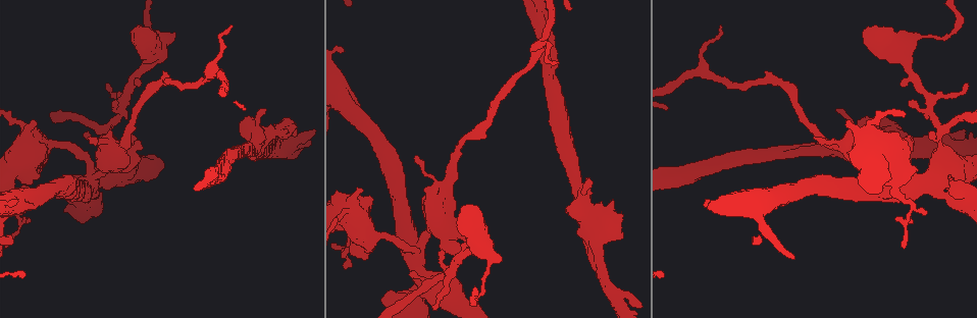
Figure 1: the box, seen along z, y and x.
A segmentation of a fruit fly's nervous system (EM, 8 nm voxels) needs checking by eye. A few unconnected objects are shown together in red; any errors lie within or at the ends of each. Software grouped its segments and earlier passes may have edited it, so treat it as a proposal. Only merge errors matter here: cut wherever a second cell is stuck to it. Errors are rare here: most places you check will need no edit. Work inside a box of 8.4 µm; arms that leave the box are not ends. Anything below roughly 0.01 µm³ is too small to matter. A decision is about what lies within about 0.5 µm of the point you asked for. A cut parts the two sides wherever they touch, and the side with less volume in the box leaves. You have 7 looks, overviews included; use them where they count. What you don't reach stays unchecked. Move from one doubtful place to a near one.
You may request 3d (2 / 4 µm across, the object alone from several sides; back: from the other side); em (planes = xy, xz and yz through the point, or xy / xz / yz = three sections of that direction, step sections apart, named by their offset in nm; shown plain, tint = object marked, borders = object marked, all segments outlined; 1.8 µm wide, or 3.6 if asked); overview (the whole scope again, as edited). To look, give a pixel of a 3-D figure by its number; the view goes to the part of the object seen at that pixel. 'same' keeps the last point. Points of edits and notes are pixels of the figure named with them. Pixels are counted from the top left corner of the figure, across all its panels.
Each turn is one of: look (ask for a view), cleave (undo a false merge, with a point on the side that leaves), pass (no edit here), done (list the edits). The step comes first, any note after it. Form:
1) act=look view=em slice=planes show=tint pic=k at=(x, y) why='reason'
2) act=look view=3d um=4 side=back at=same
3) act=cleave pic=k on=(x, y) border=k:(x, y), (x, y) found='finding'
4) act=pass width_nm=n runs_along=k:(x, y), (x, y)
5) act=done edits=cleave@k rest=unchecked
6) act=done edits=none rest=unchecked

act=look view=em um=3.6 slice=planes show=tint pic=1 at=(152, 58) why='thin arm on a thick one'

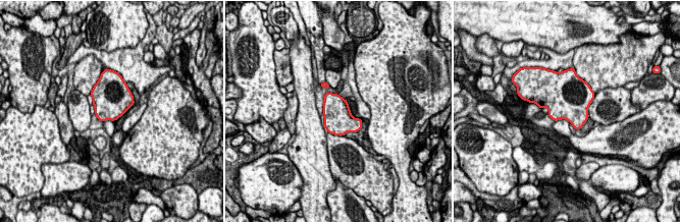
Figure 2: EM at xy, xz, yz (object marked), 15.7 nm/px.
act=pass width_nm=440 found='all the same cell'

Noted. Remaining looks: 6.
act=look view=3d um=2 pic=1 at=(959, 144) why='thick turns thin'

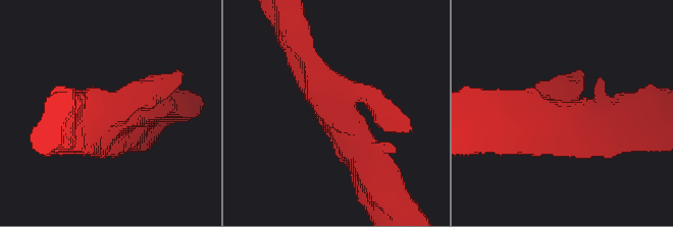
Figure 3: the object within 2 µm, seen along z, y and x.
act=look view=em slice=xy step=16 show=tint pic=3 at=(336, 111) why='now the EM'

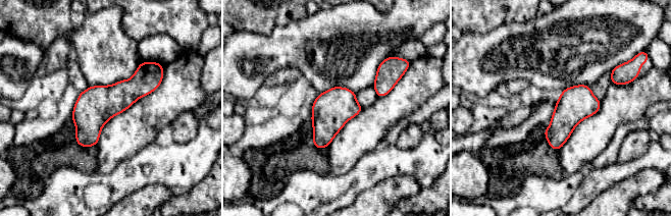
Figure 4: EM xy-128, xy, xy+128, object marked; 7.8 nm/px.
act=look view=em slice=planes show=tint at=same

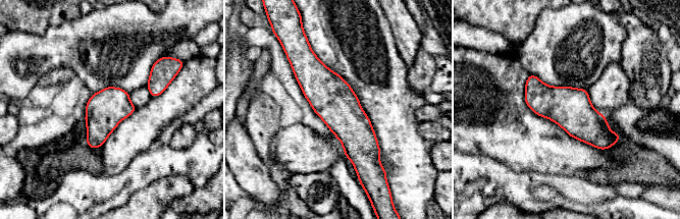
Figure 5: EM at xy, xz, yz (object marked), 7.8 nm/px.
act=pass width_nm=300 runs_along=5:(311, 56), (360, 167) found='continuous, no second cell'

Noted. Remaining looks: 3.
act=look view=em um=3.6 slice=xz step=8 show=tint pic=1 at=(586, 223) why='calibre changes'

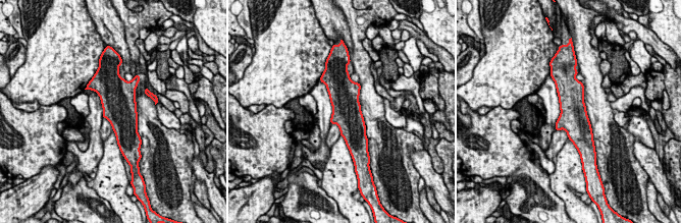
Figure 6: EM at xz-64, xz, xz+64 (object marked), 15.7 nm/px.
act=look view=em um=3.6 slice=planes show=tint at=same

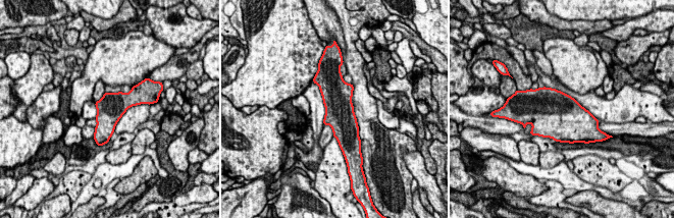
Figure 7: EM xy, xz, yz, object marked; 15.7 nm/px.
act=pass found='continuous, no second cell'

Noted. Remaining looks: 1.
act=done edits=none rest=unchecked

